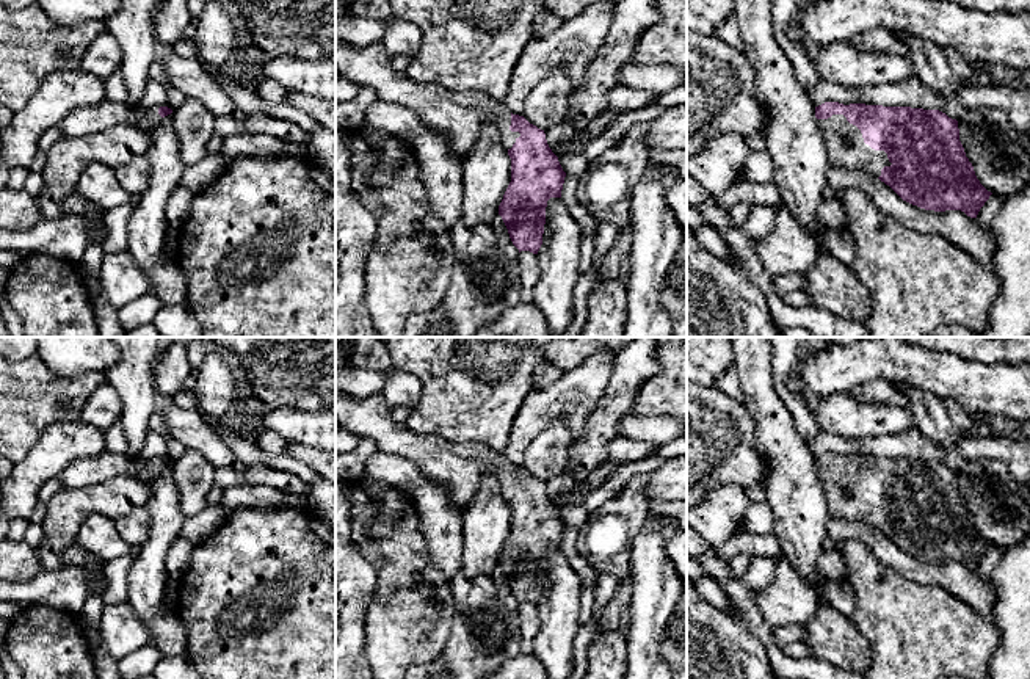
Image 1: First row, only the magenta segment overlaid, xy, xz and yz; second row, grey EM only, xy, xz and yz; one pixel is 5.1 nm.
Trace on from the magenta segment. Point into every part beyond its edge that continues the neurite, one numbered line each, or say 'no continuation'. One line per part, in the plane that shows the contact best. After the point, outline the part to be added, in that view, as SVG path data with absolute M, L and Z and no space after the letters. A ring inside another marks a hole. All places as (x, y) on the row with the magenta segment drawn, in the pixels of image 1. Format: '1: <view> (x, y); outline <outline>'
1: yz (847, 149); outline M832 114L828 119L817 121L832 166L864 171L879 177L881 169L892 165L884 151L875 151L864 143L861 130L850 124L843 114Z

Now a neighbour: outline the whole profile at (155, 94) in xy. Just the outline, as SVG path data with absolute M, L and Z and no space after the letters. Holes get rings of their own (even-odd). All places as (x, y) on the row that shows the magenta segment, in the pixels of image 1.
M149 80L146 83L144 94L140 102L141 108L160 108L168 107L168 89L158 80Z

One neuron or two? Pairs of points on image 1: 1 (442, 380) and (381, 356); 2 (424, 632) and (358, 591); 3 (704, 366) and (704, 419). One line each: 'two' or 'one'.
1: two
2: two
3: two

